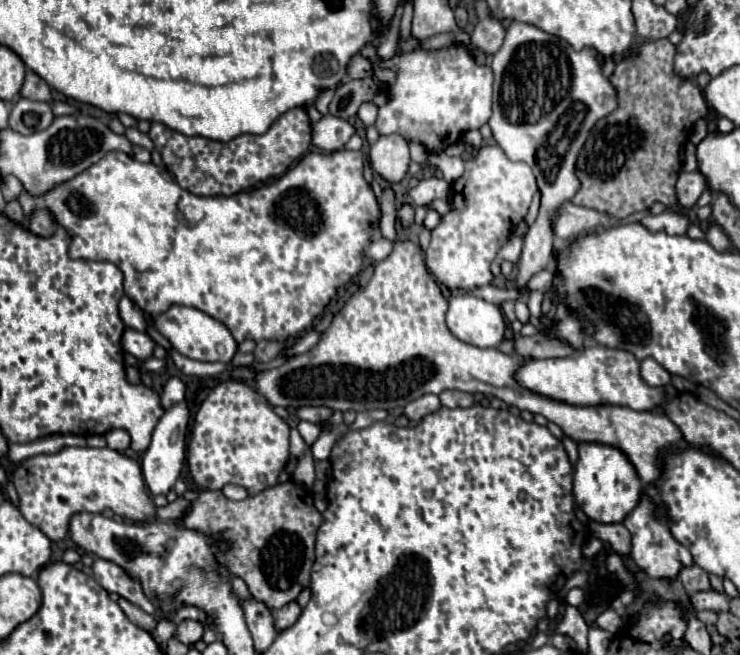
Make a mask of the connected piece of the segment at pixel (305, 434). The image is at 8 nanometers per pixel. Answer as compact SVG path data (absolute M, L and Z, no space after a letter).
M300 420L298 422L298 430L300 430L300 436L304 438L304 442L308 444L308 446L312 446L316 440L318 440L318 436L320 436L320 432L324 430L324 426L320 424L312 424L312 422L304 422L304 420Z

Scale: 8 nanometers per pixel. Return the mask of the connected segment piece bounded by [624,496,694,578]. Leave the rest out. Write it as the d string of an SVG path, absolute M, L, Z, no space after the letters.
M642 496L640 504L626 516L624 526L632 532L630 556L650 578L676 578L684 566L694 564L692 554L670 534L670 526L666 526L666 522L654 514L654 506L650 506L650 500L646 496Z

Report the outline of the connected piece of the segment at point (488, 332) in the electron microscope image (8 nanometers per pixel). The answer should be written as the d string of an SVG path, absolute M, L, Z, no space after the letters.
M458 294L450 298L446 326L456 338L478 348L498 346L506 332L502 310L492 302L470 294Z

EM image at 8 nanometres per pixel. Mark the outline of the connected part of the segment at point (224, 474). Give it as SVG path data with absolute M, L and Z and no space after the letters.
M226 380L212 388L200 404L186 454L198 488L222 490L226 484L236 484L258 494L278 482L278 474L290 458L290 426L250 386Z

